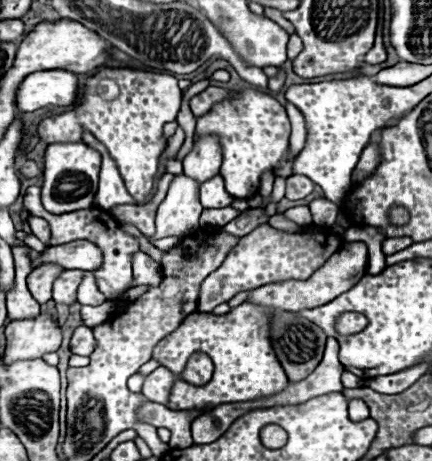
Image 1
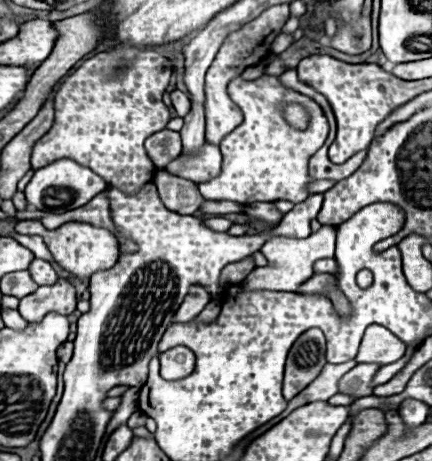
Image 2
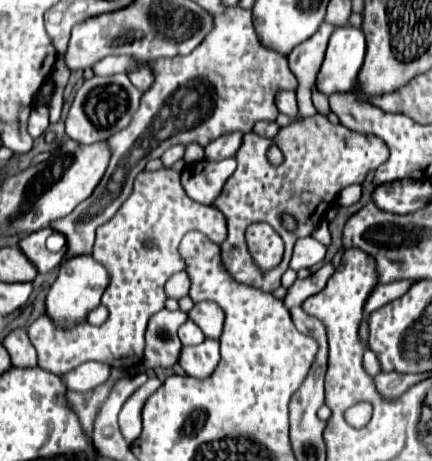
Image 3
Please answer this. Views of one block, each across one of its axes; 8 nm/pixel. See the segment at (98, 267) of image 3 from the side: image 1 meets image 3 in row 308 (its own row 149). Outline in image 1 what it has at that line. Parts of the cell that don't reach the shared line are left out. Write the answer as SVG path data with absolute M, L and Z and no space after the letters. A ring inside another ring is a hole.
M50 144L44 156L44 184L42 184L42 204L52 214L64 214L74 210L84 210L94 206L94 196L98 188L100 154L90 146L76 144Z

